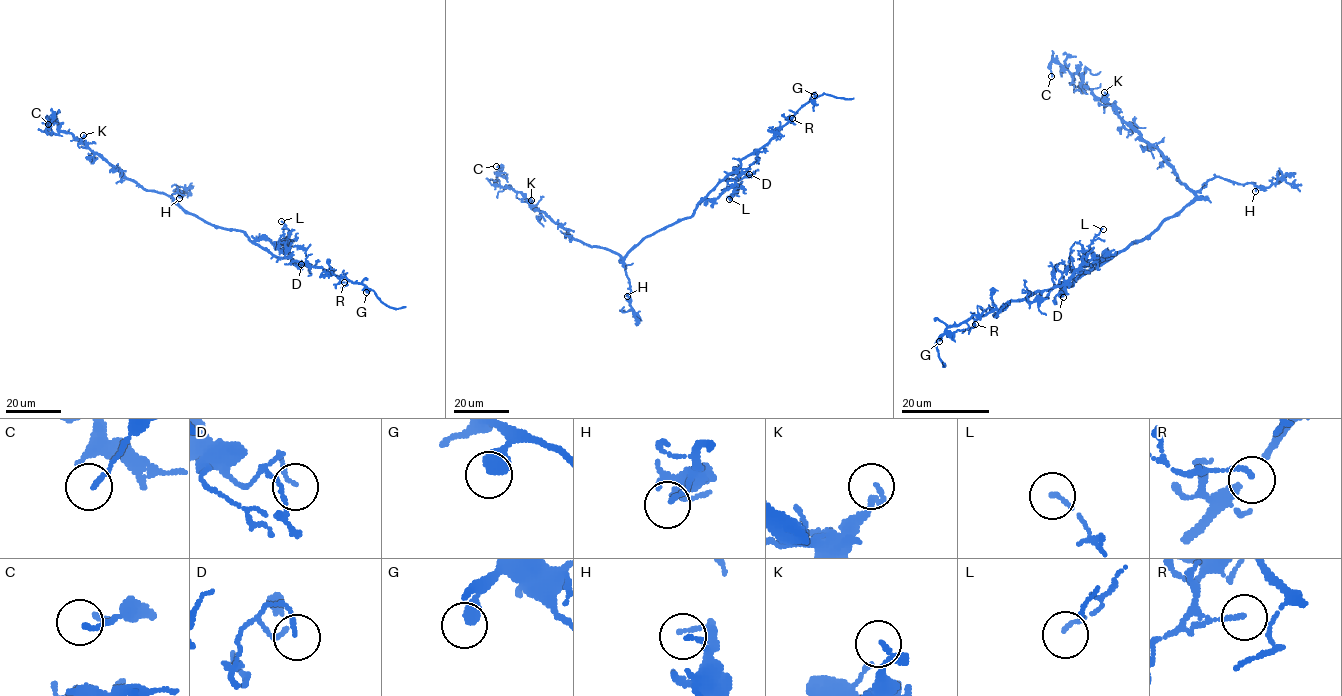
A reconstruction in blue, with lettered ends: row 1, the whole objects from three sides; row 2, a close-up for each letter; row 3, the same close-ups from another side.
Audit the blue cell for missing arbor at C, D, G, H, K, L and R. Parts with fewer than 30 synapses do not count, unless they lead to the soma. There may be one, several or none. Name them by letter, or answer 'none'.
none

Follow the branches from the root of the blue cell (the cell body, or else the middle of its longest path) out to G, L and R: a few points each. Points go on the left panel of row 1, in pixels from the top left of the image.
G: (215, 225), (242, 230), (273, 255), (322, 267), (361, 283), (368, 289), (366, 292)
L: (215, 225), (242, 230), (253, 242), (268, 239), (276, 248), (283, 248), (288, 244), (290, 231), (281, 221)
R: (215, 225), (242, 230), (273, 255), (322, 267), (344, 282)

